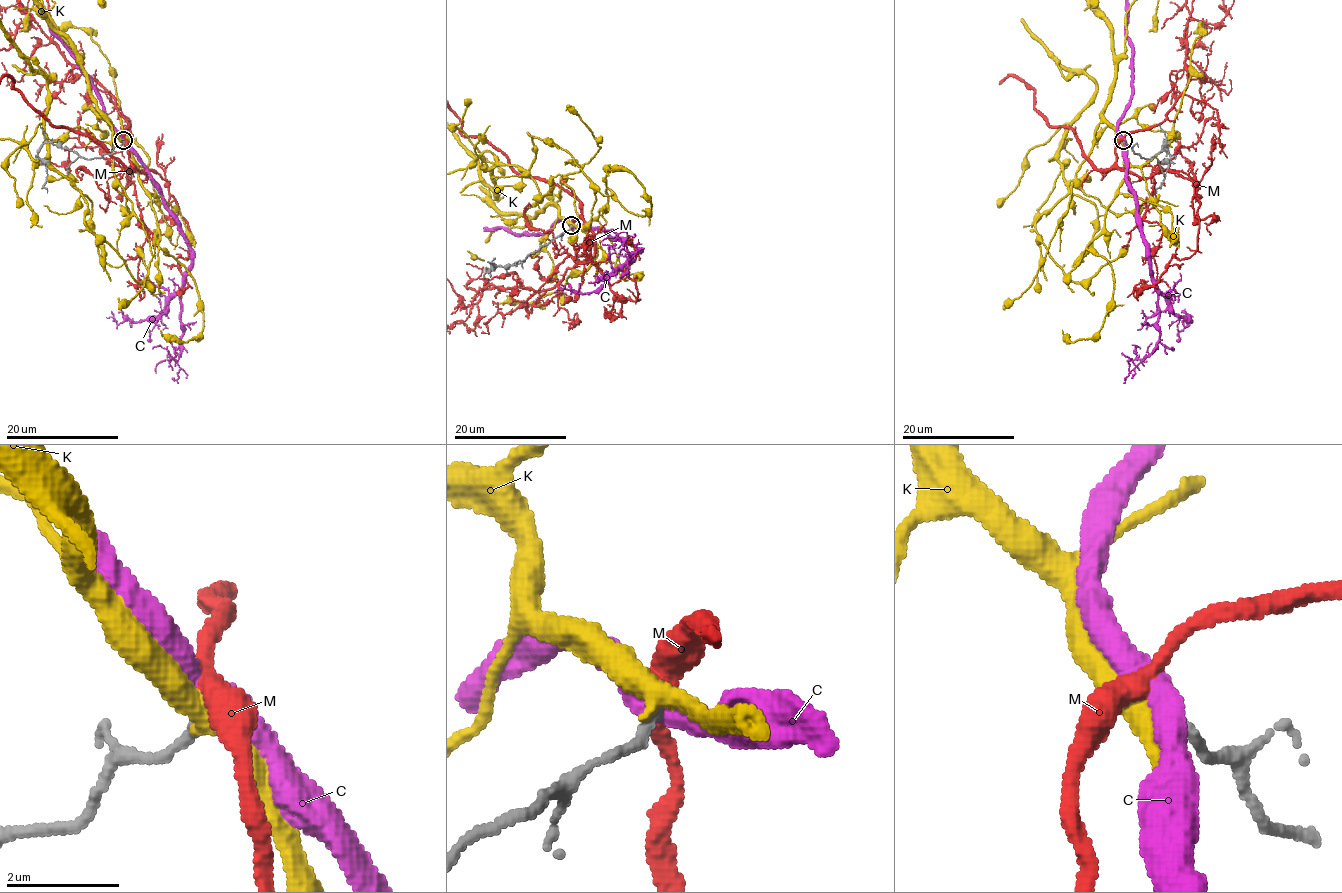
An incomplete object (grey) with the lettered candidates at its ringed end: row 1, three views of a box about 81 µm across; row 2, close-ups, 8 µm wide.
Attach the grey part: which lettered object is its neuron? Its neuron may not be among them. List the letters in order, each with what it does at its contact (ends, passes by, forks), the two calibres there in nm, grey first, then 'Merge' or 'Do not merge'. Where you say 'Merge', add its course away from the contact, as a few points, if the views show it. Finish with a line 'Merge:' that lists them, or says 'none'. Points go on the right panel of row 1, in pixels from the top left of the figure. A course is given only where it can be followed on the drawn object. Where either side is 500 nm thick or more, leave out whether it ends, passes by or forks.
C: It passes by. Thickness 220 nm (grey) against 440 nm. Do not merge
K: It passes by. Thickness 240 nm (grey) against 420 nm. Do not merge
M: It passes by. Thickness 200 nm (grey) against 380 nm. Merge
Merge: M

